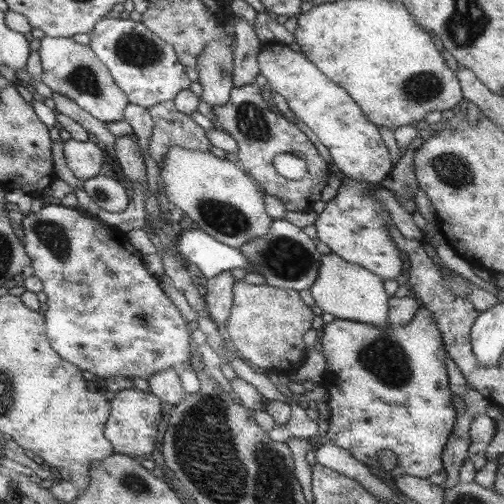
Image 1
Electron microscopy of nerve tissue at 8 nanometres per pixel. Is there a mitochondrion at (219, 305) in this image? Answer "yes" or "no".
no

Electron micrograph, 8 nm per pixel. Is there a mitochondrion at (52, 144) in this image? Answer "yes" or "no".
no

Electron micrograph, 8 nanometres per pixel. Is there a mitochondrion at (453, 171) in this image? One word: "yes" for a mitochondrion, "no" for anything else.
yes

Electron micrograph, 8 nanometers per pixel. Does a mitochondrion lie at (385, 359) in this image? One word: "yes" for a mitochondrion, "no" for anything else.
yes

